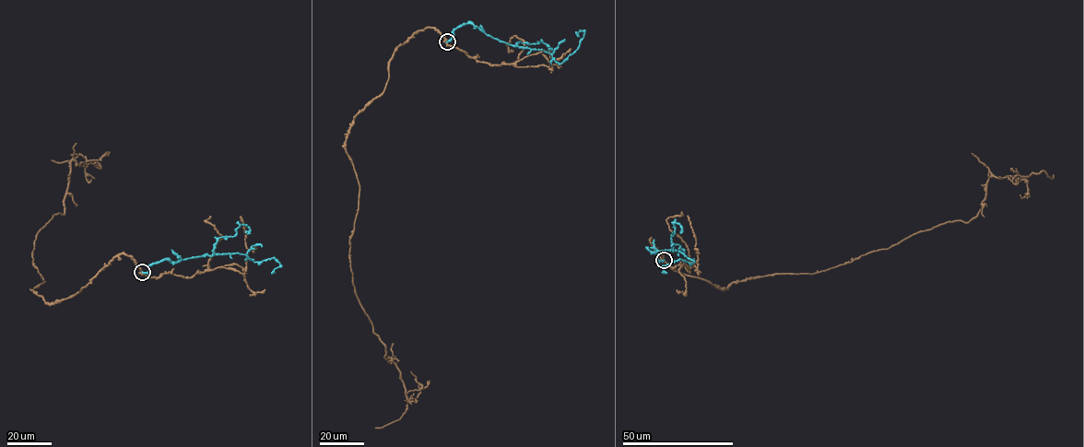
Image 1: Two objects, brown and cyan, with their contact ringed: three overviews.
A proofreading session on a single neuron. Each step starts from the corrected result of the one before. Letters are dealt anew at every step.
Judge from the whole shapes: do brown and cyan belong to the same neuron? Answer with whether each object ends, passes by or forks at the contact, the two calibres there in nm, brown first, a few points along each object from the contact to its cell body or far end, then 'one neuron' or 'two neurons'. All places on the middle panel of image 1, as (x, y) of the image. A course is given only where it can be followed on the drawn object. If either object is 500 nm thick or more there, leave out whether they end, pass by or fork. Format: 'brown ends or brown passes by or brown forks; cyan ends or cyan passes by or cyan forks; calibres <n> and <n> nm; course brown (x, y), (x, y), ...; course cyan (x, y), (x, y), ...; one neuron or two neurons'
calibres 500 and 400 nm; course brown (447, 41), (426, 28), (400, 44), (346, 142), (359, 185), (355, 293), (407, 401), (375, 428); course cyan (447, 41), (456, 29), (472, 23), (510, 44), (543, 49), (559, 64), (579, 46), (584, 32), (576, 33); two neurons

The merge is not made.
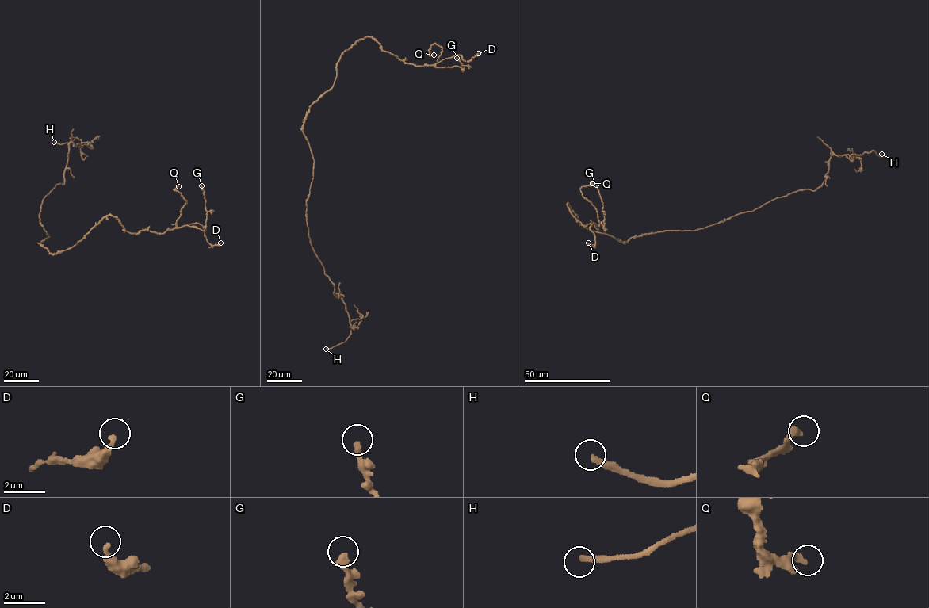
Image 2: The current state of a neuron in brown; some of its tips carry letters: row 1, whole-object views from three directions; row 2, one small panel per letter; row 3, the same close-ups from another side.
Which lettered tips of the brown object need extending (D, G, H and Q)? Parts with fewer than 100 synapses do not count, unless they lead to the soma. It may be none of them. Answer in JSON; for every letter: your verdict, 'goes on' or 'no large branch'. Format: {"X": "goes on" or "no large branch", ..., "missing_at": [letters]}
{"D": "no large branch", "G": "no large branch", "H": "goes on", "Q": "no large branch", "missing_at": ["H"]}

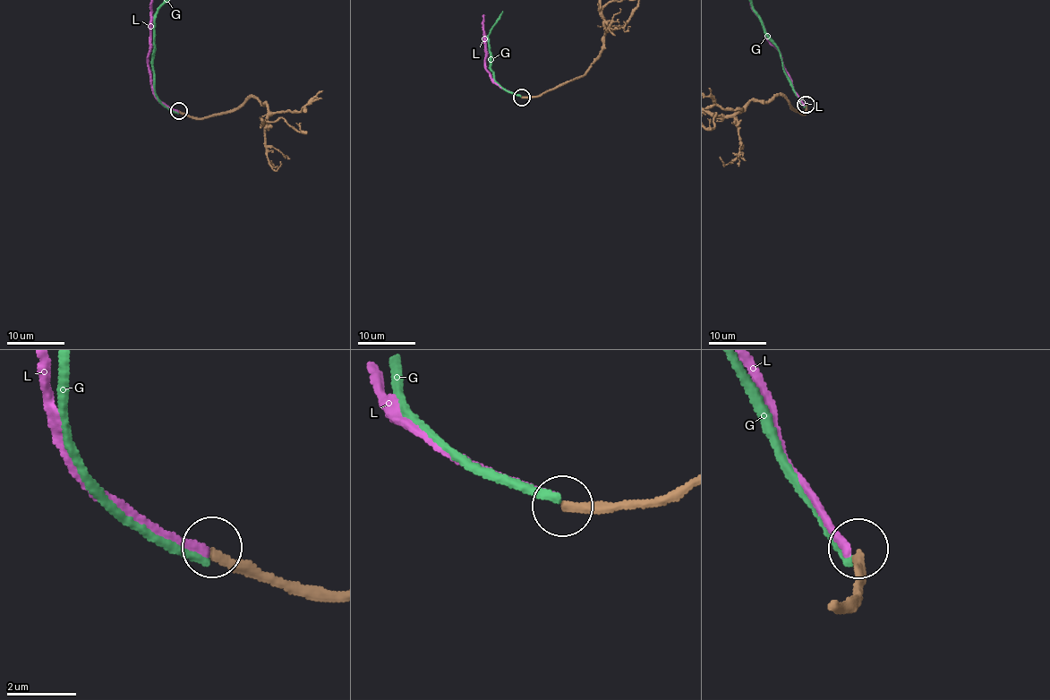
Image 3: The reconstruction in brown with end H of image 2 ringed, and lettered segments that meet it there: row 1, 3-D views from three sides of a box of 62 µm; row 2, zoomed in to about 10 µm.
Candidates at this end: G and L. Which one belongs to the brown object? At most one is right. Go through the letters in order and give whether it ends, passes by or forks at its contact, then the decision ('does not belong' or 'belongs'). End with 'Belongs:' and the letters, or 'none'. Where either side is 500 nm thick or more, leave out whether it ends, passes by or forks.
G: it ends; does not belong
L: it ends; does not belong
Belongs: none

